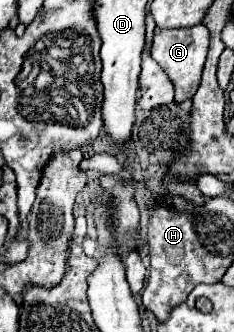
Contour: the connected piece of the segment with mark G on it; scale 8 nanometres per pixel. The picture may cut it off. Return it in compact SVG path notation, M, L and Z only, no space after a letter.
M195 25L189 29L171 29L171 31L159 29L155 33L151 55L171 77L171 81L175 85L175 101L177 103L183 99L191 99L195 95L199 81L201 81L207 49L209 49L209 33L207 33L205 25Z

